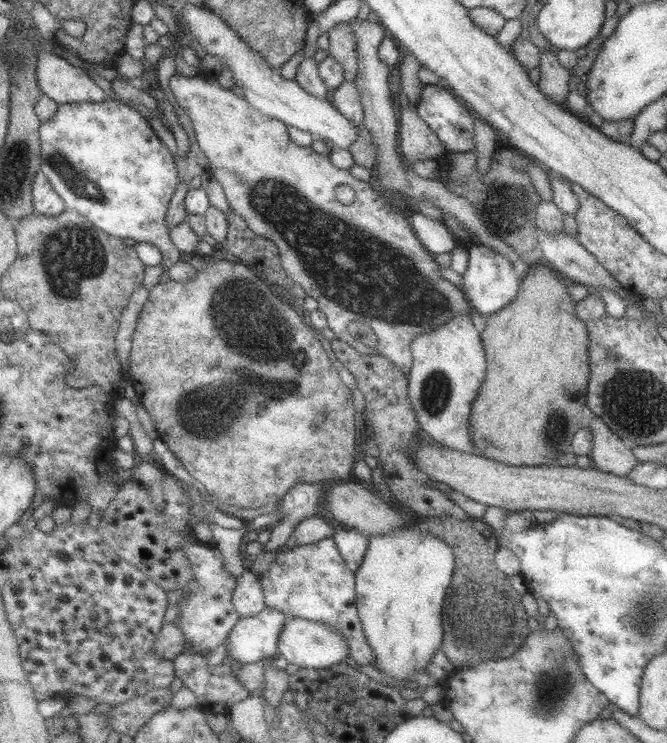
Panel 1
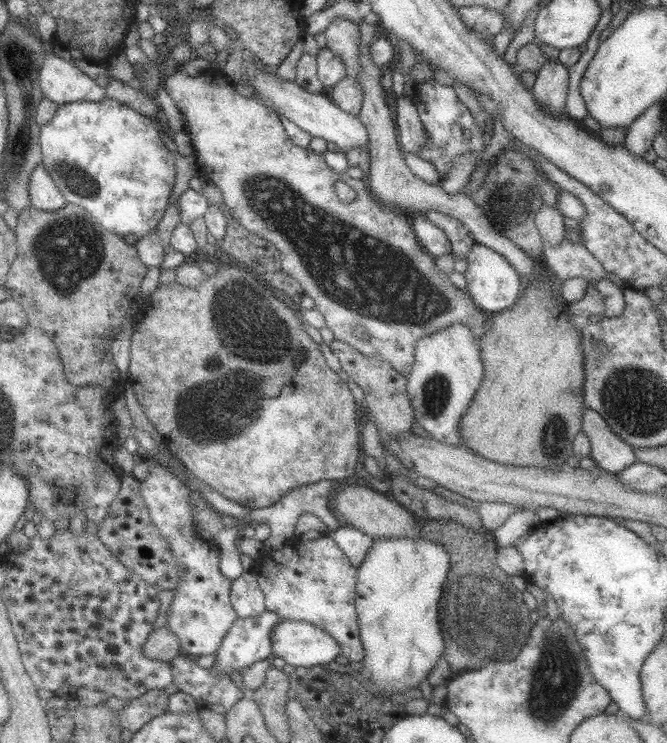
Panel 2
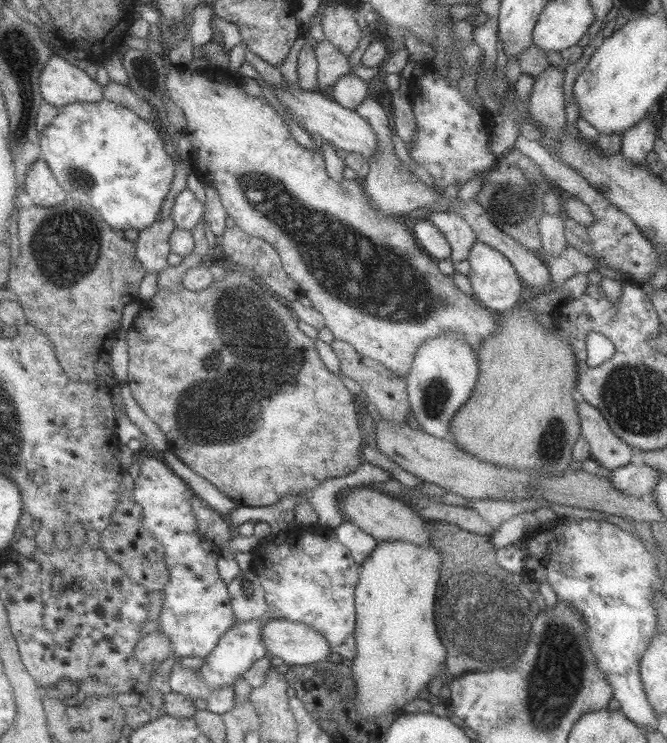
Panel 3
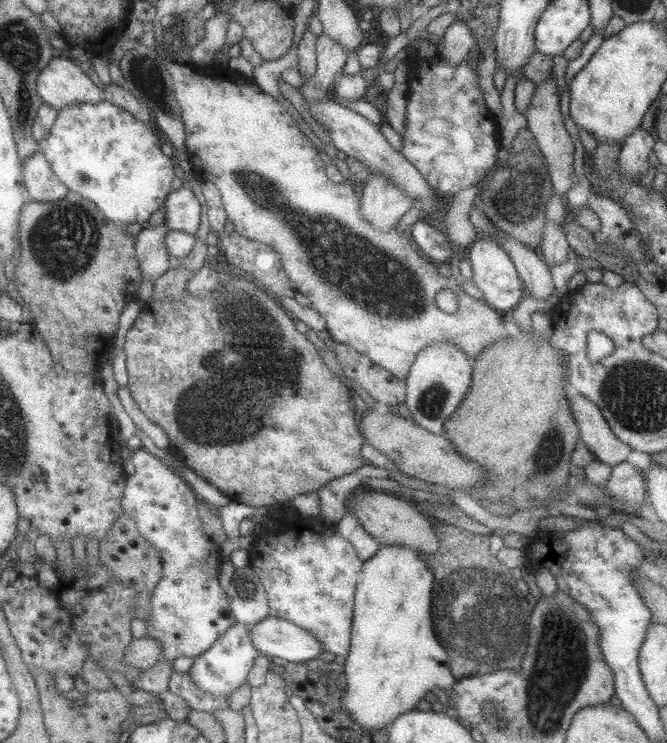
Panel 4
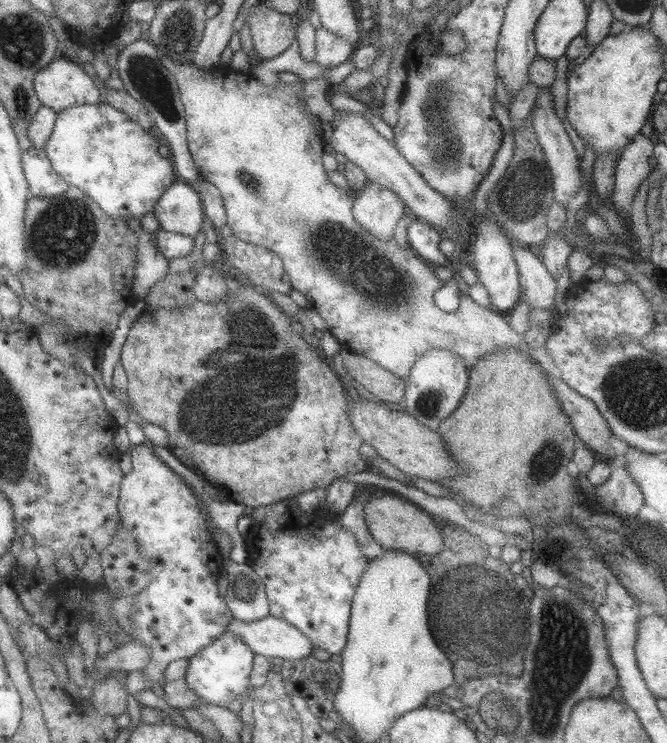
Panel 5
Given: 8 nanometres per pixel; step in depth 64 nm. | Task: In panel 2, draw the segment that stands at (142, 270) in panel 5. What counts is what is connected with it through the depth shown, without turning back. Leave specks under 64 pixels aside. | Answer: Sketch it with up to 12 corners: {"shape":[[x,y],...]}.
{"shape":[[176,200],[157,228],[134,245],[147,268],[162,268],[170,236],[179,225]]}

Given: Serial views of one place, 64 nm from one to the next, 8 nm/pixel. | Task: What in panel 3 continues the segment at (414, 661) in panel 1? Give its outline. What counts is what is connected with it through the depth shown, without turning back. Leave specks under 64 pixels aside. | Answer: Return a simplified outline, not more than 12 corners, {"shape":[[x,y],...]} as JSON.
{"shape":[[379,542],[354,589],[356,713],[417,699],[446,662],[441,554]]}

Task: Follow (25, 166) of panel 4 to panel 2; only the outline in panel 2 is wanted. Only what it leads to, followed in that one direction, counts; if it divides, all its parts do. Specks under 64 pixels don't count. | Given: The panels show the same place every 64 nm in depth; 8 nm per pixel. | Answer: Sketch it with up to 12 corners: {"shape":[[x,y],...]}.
{"shape":[[39,163],[31,170],[32,208],[53,212],[66,200]]}

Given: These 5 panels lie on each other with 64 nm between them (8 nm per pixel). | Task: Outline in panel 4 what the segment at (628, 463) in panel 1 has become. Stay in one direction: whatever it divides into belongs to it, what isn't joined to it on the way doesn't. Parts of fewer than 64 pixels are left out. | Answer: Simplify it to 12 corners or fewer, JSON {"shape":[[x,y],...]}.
{"shape":[[569,387],[565,393],[579,439],[609,467],[631,448],[601,411]]}

